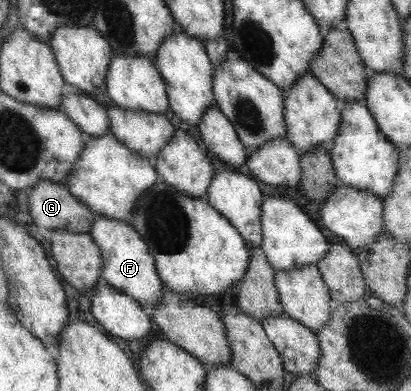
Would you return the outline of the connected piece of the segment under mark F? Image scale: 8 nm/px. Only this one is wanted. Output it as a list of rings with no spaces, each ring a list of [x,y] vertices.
[[[96,215],[88,236],[98,246],[102,256],[101,282],[117,292],[134,297],[139,304],[143,304],[143,308],[147,308],[147,312],[153,313],[163,296],[163,286],[157,277],[153,258],[149,256],[149,250],[138,232],[128,223]]]

